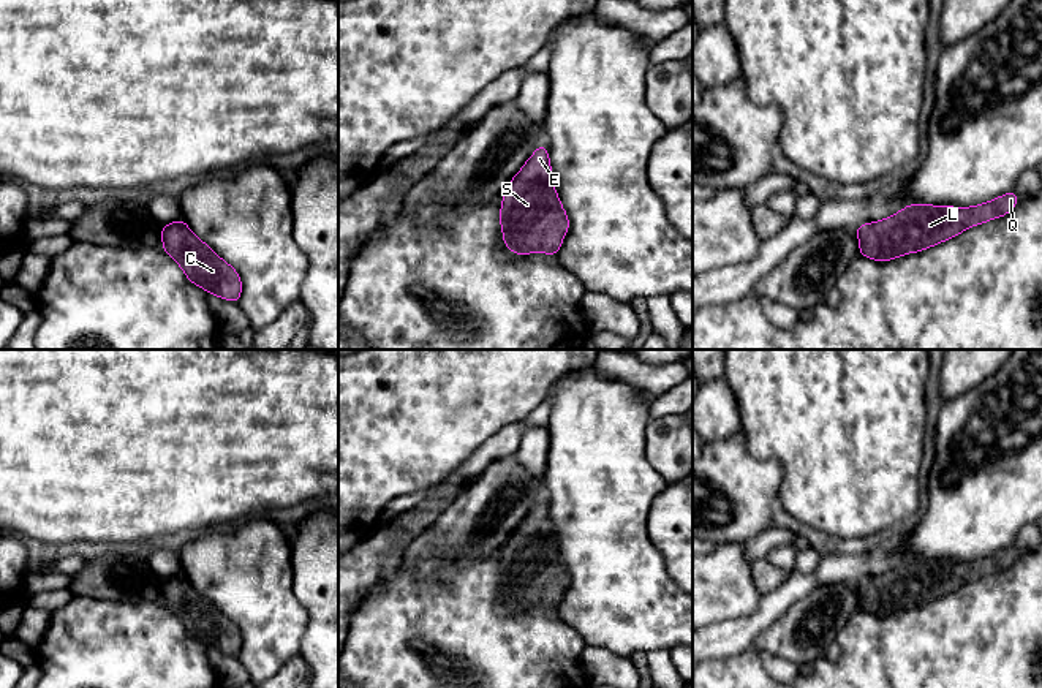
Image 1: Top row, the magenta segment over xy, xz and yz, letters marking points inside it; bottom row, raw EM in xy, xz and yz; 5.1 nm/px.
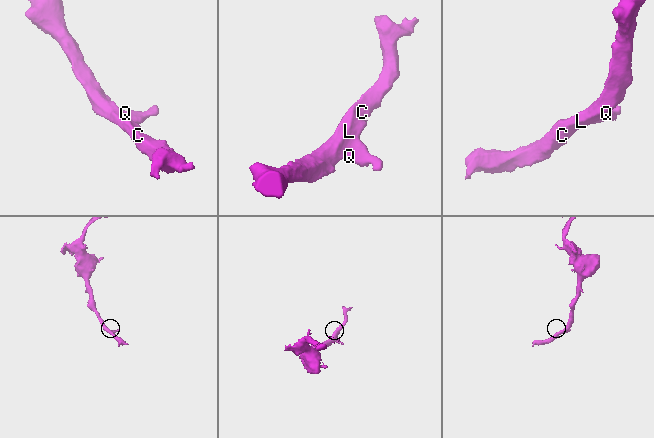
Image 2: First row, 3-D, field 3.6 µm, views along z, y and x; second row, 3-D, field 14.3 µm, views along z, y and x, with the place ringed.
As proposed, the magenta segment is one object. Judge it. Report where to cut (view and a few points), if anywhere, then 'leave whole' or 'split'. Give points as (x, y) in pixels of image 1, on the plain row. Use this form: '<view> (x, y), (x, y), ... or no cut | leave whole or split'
no cut | leave whole

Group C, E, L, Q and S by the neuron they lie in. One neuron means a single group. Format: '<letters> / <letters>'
C E L Q S

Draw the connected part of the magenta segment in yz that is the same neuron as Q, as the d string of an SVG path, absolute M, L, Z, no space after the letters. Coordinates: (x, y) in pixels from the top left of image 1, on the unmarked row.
M1015 546L974 561L909 558L893 571L862 577L855 587L859 609L890 615L927 604L980 577L1007 569L1020 555Z

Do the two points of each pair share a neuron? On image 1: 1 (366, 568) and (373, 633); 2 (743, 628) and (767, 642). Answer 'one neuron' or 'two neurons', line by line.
1: two neurons
2: two neurons

